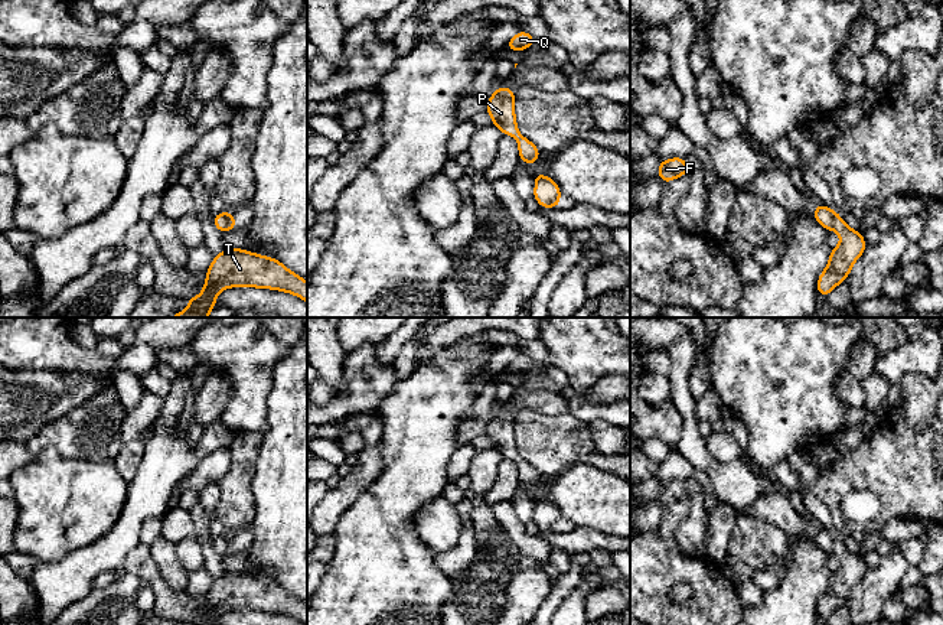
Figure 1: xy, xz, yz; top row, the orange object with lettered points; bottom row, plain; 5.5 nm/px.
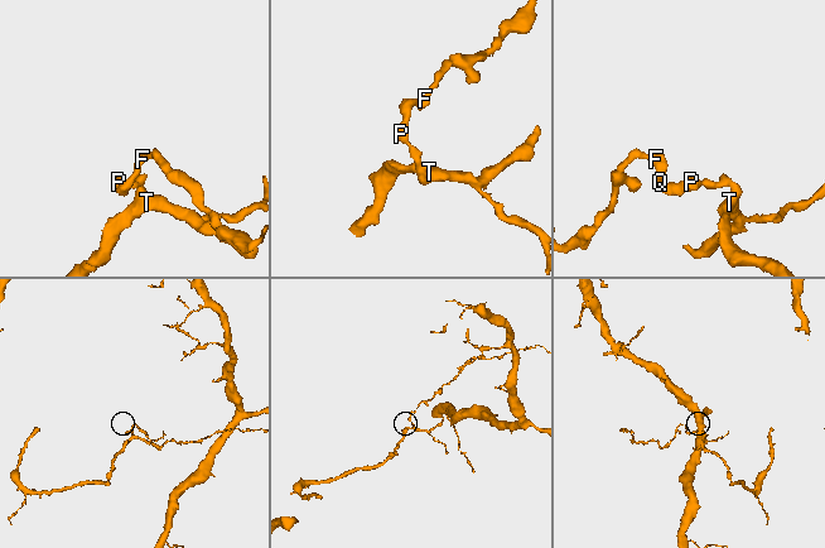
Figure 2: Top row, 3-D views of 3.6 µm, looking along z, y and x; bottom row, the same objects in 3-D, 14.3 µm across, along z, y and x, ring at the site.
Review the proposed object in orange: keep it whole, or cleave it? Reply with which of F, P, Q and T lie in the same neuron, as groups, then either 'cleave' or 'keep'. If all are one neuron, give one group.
F P Q / T | cleave

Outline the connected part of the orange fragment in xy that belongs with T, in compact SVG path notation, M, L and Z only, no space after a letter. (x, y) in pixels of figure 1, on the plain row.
M228 572L206 593L202 616L186 625L215 625L226 611L258 611L287 615L307 625L307 605L275 582L242 572Z

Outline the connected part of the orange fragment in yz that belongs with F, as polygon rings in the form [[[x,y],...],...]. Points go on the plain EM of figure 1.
[[[670,481],[668,485],[658,484],[658,489],[660,492],[658,501],[663,507],[681,501],[682,498],[689,499],[688,486],[683,481]]]

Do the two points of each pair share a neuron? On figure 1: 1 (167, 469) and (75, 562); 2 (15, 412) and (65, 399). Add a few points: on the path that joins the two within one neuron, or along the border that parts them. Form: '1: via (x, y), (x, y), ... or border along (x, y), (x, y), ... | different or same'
1: via (147, 497), (133, 514), (129, 526), (103, 552) | same
2: via (28, 400), (52, 399) | same

